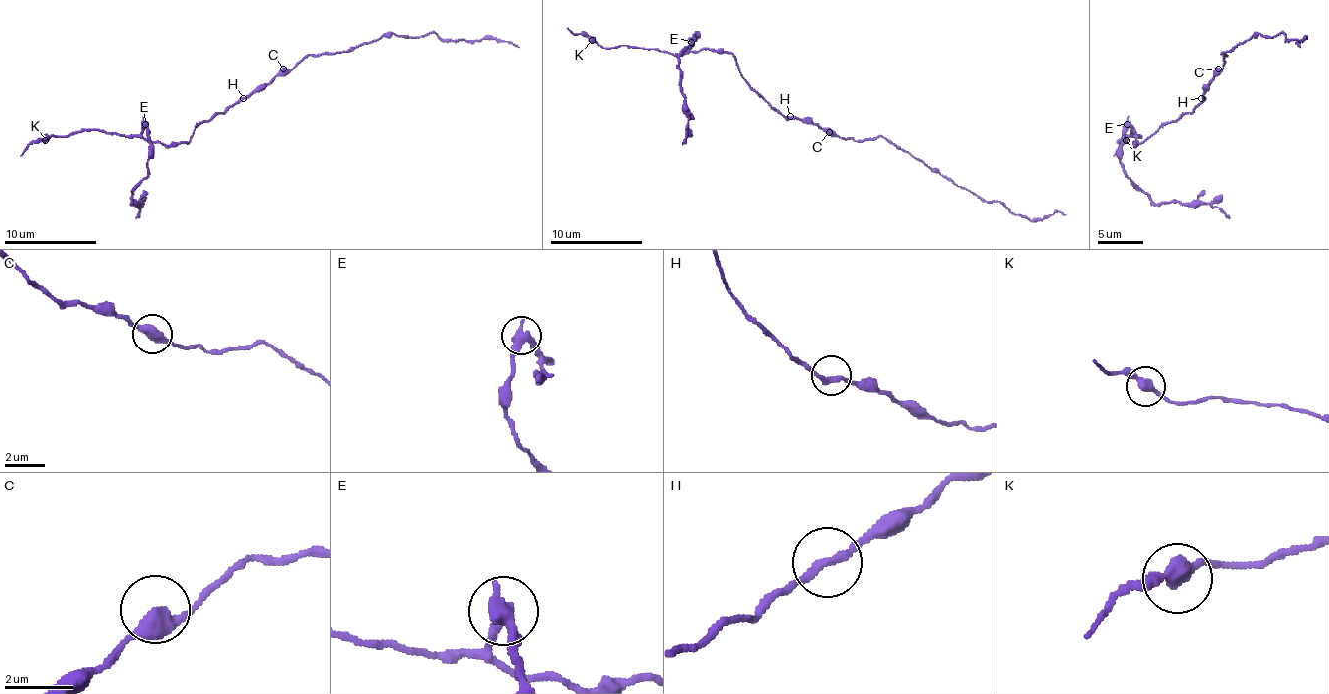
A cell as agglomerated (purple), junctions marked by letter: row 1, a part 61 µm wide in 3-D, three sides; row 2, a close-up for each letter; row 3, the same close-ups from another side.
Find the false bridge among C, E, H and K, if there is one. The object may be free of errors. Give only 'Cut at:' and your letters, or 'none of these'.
Cut at: E

